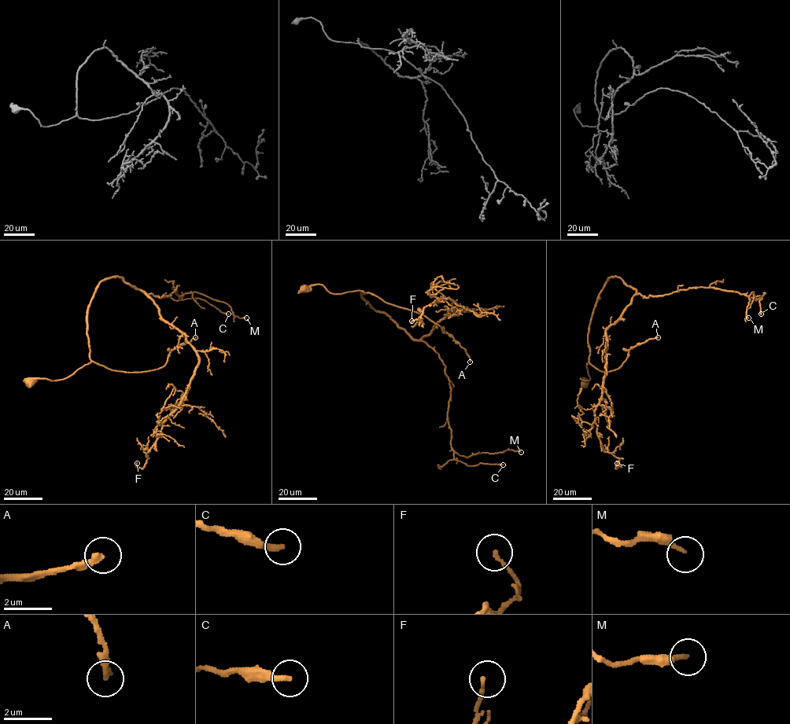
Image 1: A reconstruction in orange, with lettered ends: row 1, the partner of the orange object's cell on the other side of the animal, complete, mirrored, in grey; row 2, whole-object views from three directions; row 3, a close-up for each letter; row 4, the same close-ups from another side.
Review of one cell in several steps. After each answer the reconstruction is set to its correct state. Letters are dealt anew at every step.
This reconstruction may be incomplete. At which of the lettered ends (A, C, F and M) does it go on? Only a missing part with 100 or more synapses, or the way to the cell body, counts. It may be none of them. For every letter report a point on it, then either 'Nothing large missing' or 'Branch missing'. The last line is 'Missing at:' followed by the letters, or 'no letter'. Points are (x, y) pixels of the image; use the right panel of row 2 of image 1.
A: Place: (658, 337). Branch missing
C: Place: (761, 314). Nothing large missing
F: Place: (617, 463). Nothing large missing
M: Place: (748, 317). Nothing large missing
Missing at: A

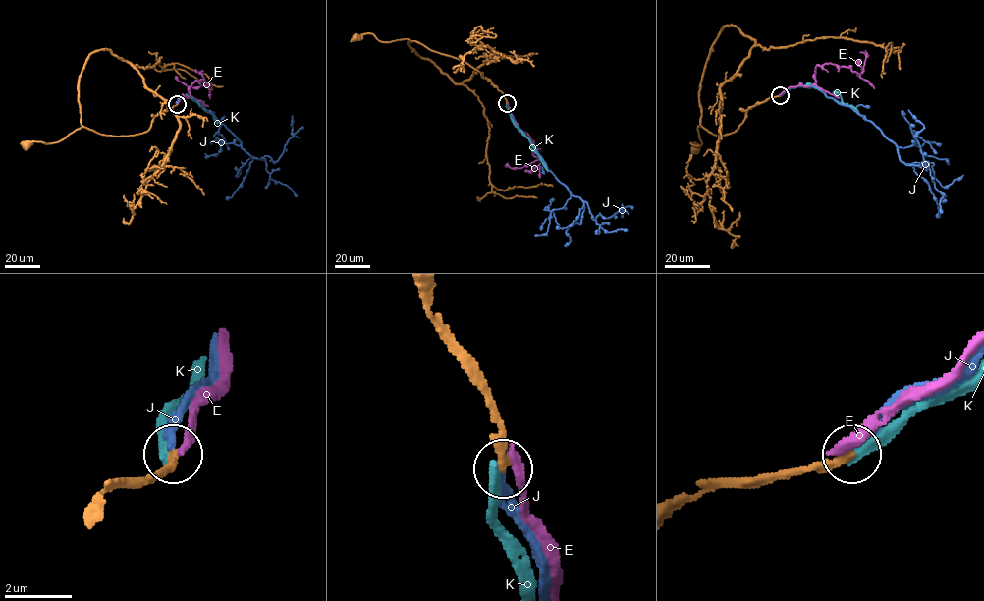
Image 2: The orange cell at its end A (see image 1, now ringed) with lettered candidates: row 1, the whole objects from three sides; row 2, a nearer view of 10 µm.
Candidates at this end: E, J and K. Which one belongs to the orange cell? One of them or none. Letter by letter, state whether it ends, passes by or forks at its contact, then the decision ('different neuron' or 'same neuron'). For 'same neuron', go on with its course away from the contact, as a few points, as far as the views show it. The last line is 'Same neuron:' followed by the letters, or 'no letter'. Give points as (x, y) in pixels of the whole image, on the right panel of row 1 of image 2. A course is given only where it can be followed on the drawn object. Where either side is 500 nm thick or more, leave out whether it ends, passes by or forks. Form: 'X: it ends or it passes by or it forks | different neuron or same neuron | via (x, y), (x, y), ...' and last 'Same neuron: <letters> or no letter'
E: it ends | different neuron
J: it ends | different neuron
K: it ends | different neuron
Same neuron: no letter

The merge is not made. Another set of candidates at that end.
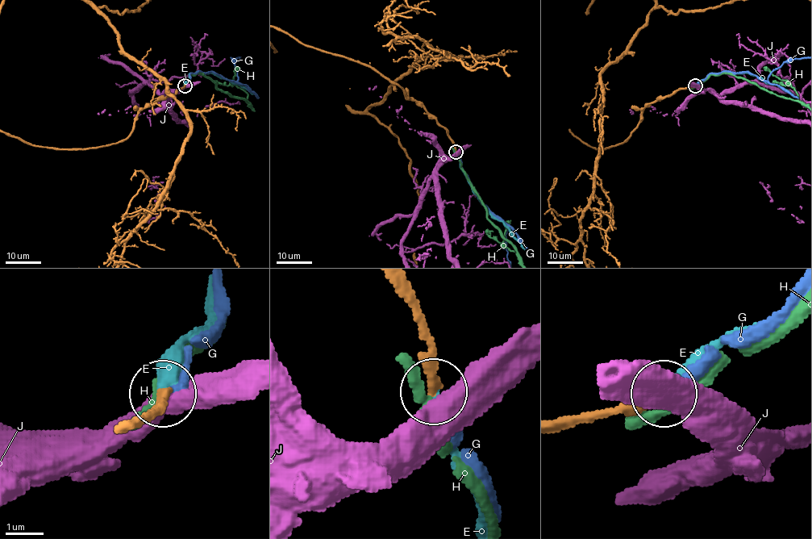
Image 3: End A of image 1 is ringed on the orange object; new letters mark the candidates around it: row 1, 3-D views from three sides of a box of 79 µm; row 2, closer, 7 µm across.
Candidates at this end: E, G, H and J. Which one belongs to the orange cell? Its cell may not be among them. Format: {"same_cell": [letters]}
{"same_cell": ["E"]}

